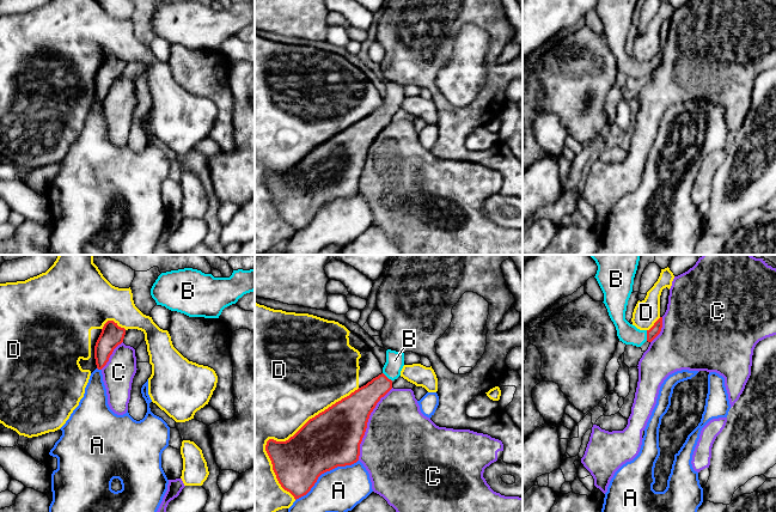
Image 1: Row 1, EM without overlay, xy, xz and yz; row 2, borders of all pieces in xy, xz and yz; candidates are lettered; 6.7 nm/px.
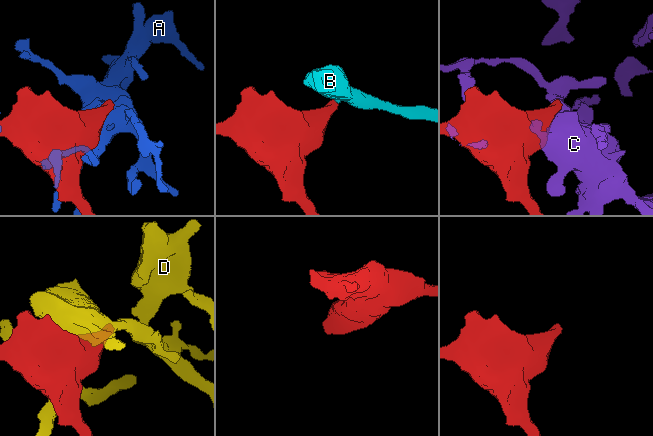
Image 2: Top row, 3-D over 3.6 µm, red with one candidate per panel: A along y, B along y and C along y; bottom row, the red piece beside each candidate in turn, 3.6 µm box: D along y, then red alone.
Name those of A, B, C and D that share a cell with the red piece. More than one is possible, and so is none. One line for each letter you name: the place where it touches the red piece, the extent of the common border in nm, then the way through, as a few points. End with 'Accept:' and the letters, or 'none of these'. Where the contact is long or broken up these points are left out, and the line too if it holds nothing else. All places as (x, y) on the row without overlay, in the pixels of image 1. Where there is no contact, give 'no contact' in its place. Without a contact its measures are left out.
B: yz (647, 67) | 70 nm | across yz (655, 61), (647, 67), (630, 67), (627, 65)
Accept: B

